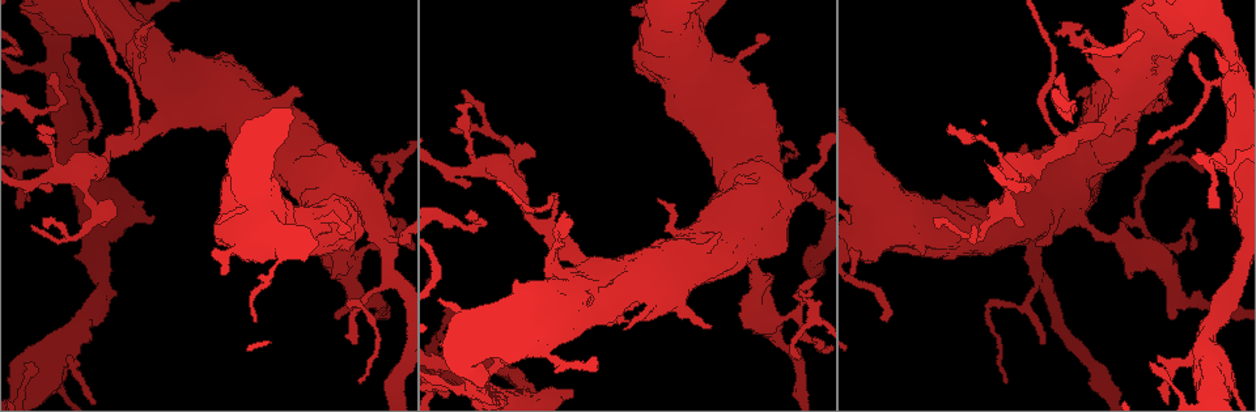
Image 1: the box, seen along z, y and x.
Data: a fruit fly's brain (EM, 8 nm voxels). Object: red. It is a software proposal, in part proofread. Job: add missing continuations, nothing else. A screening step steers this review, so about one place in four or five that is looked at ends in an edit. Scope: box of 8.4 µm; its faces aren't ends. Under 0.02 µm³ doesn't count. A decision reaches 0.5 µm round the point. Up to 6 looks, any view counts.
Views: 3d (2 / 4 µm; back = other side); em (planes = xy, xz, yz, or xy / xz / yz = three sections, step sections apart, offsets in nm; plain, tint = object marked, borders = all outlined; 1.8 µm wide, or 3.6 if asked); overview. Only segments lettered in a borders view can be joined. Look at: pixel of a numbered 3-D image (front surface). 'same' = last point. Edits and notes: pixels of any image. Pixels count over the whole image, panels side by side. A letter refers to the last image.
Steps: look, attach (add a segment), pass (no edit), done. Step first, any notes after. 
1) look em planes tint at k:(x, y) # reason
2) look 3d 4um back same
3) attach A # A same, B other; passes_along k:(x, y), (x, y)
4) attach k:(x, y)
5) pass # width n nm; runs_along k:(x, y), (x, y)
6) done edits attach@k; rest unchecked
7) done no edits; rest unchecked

look em planes borders at 1:(152, 21) # free end

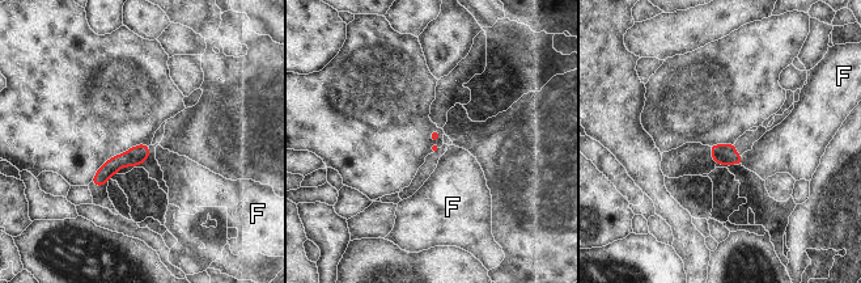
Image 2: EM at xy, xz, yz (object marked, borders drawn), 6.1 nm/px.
pass # F other; border 2:(741, 156), (742, 164); none of them fits

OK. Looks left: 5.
look em planes borders at 1:(500, 168) # four-way junction

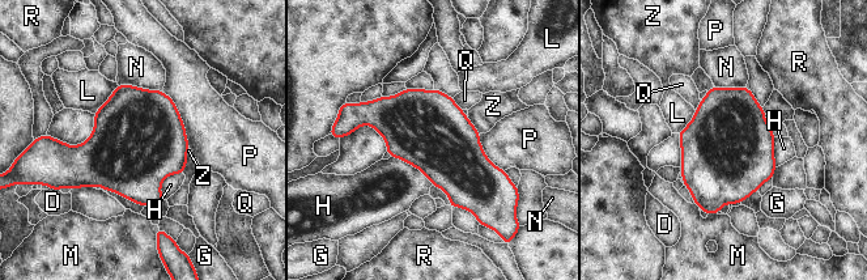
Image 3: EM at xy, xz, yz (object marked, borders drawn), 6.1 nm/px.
pass # width 480 nm; D other, G other, H other, L other, M other, N other, P other, Q other, R other, Z other; border 3:(391, 156), (416, 166), (433, 185); none of them fits

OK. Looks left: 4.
look 3d 2um at 1:(463, 90)

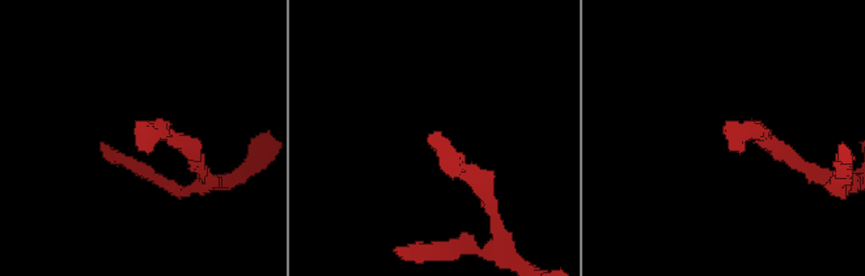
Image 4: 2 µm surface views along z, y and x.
look em planes plain at 4:(429, 134)

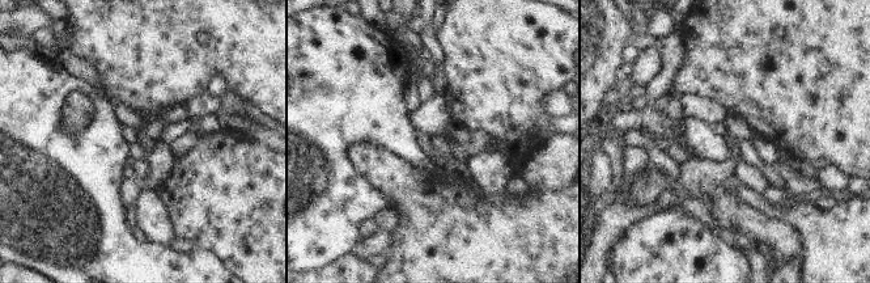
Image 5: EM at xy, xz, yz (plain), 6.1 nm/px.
look em planes borders same

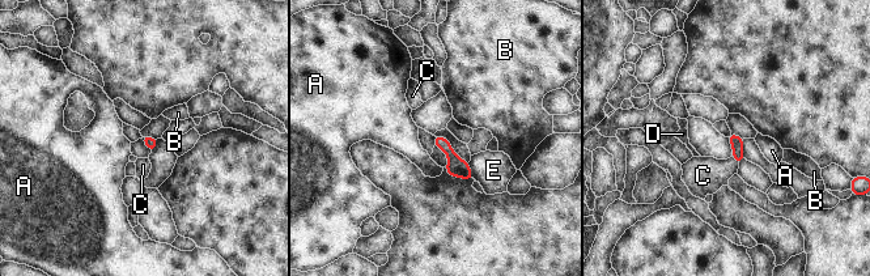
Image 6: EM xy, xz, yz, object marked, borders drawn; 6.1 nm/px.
attach C # longest_contact E 120 nm; A other, B other, C same, D other, E other; it goes on there

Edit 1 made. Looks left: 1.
done edits attach@6; rest unchecked

